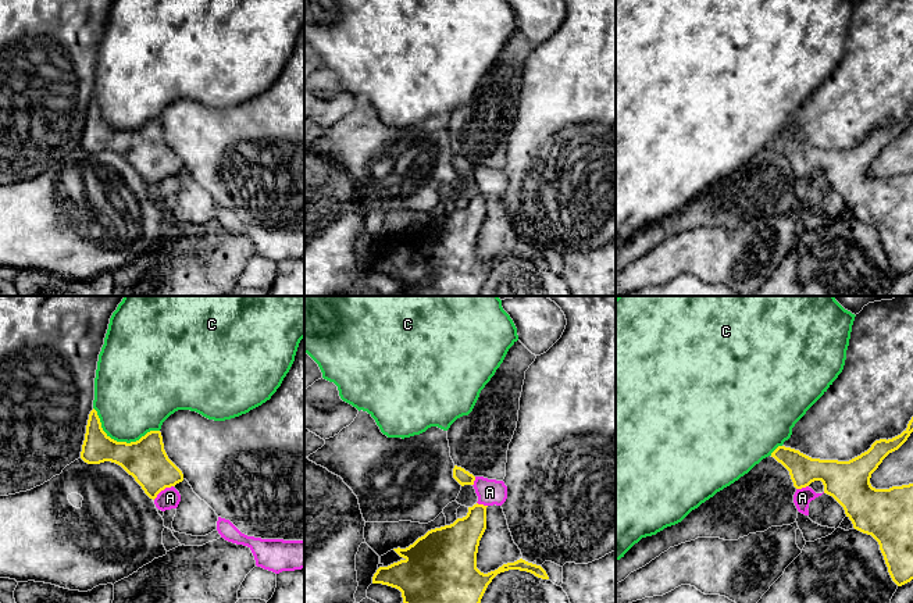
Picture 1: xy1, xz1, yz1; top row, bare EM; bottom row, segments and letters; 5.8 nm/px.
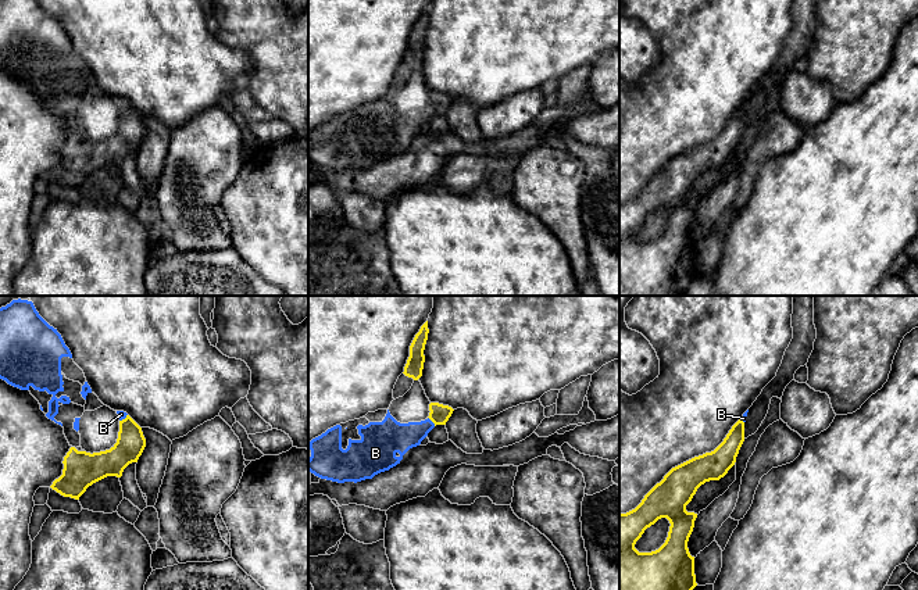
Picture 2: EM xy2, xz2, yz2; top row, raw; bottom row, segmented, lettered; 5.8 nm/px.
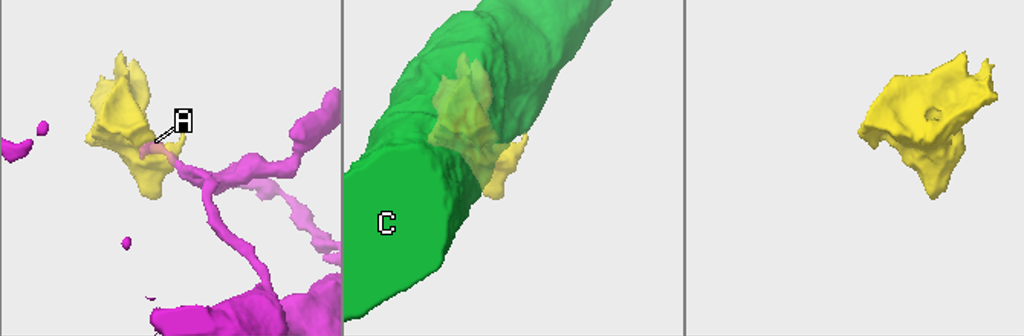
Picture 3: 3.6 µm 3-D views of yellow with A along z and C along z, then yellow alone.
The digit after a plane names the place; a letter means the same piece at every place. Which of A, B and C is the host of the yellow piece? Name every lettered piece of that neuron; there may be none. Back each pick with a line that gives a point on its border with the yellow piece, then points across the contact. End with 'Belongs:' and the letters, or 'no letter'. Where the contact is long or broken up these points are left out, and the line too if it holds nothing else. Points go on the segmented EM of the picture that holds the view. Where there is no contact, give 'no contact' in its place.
B: contact xz2 (431, 419)
Belongs: B

